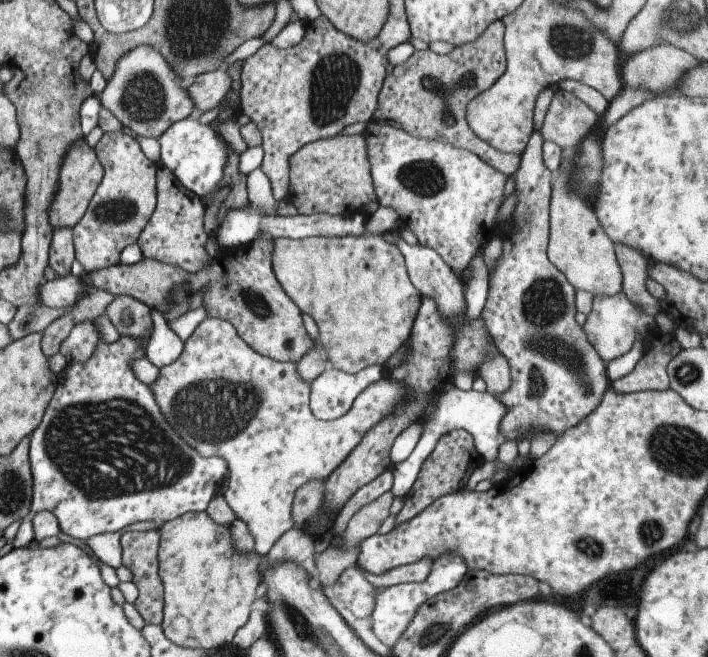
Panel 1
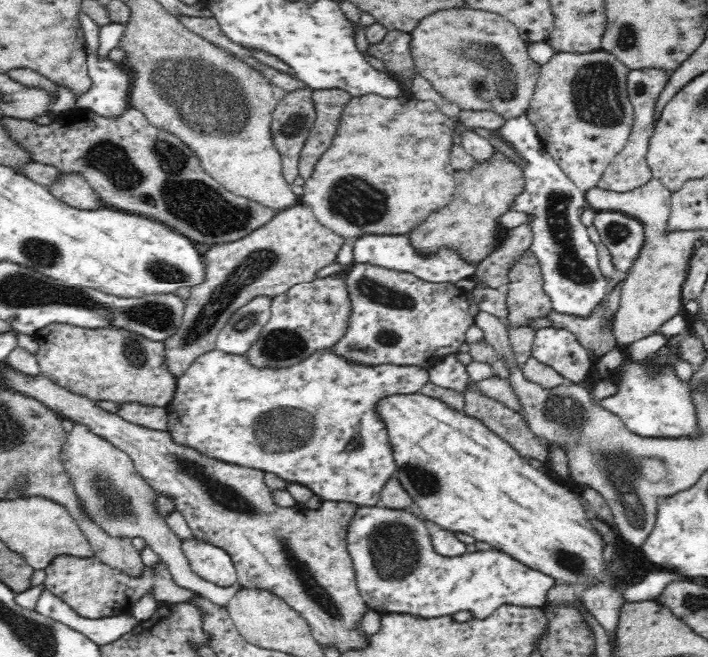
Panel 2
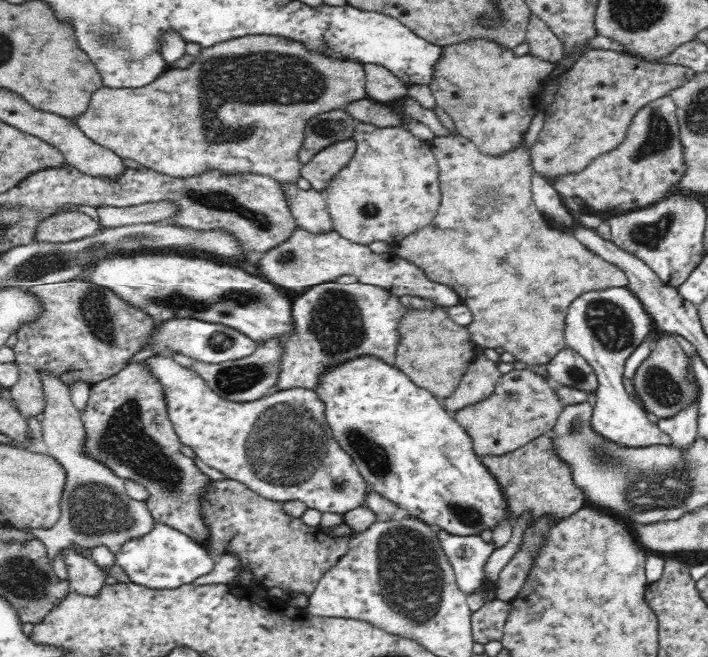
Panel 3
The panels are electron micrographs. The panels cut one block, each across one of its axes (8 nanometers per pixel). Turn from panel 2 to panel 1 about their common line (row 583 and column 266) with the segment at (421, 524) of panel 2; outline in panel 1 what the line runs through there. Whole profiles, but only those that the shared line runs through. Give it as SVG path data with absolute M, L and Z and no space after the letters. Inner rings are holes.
M205 318L185 342L175 364L159 370L159 380L151 386L165 420L175 432L195 448L203 458L223 458L229 466L229 484L223 492L237 520L247 524L255 540L255 554L265 560L275 542L293 528L291 506L297 488L311 480L325 480L341 462L359 446L361 438L377 422L393 412L405 388L383 376L379 382L367 386L351 410L333 422L323 422L311 412L311 382L305 382L297 370L297 362L275 362L251 346L247 346L233 326L221 318Z

